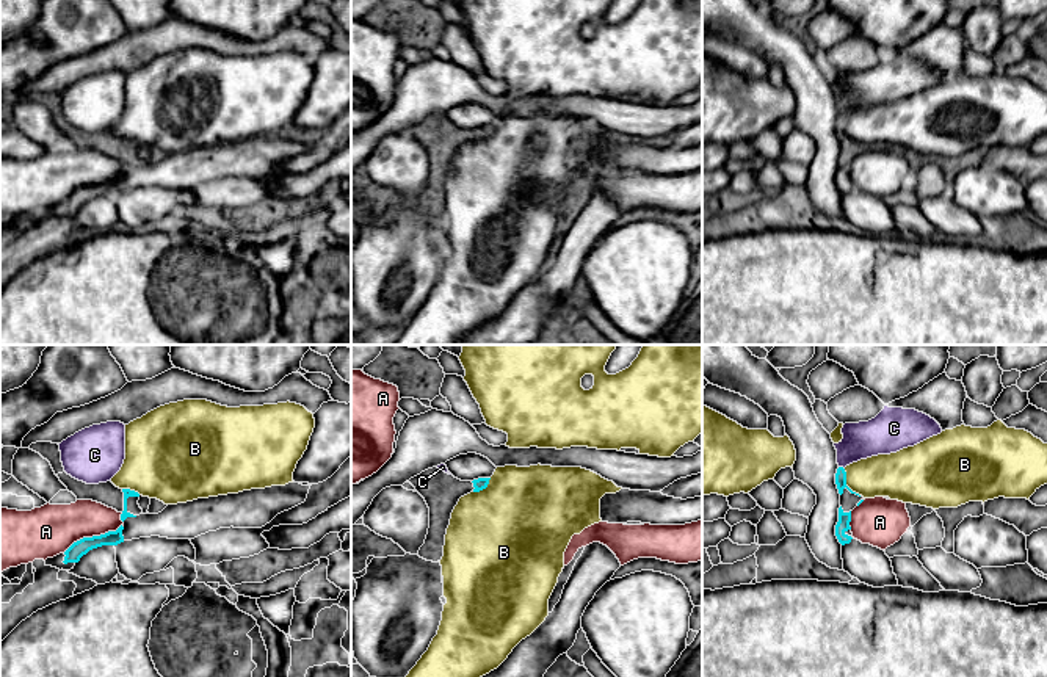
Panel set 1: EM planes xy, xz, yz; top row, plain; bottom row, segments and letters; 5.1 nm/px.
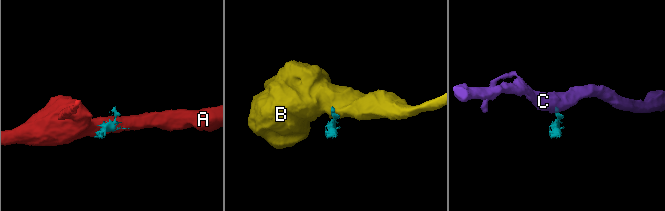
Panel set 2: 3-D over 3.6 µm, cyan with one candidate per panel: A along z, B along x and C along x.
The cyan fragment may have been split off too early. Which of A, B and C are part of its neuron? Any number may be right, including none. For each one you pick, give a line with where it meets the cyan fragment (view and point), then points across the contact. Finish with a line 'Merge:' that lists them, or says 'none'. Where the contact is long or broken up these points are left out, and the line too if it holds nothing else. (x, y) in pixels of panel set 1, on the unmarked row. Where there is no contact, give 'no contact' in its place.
Merge: none

